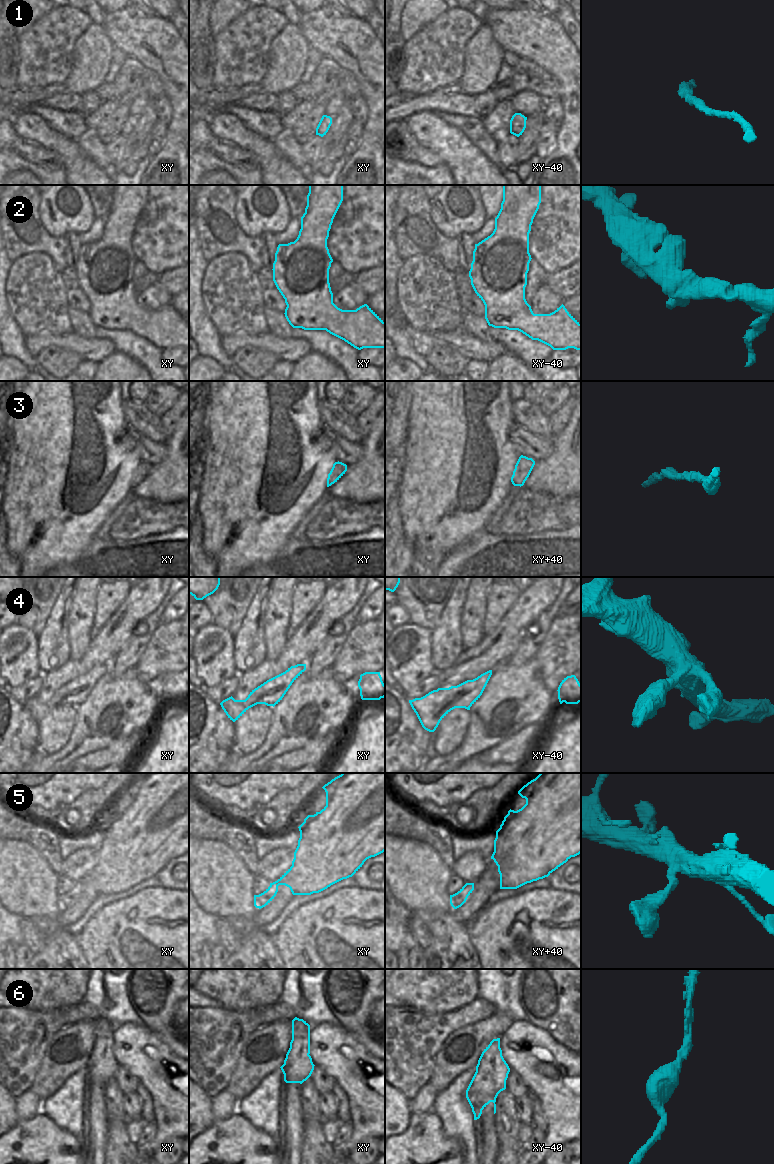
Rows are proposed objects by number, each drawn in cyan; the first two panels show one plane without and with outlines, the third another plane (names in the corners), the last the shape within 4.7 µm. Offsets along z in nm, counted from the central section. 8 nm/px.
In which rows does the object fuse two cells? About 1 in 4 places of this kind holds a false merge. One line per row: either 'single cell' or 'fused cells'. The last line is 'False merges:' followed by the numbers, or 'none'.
1: single cell
2: single cell
3: single cell
4: single cell
5: single cell
6: fused cells
False merges: 6

